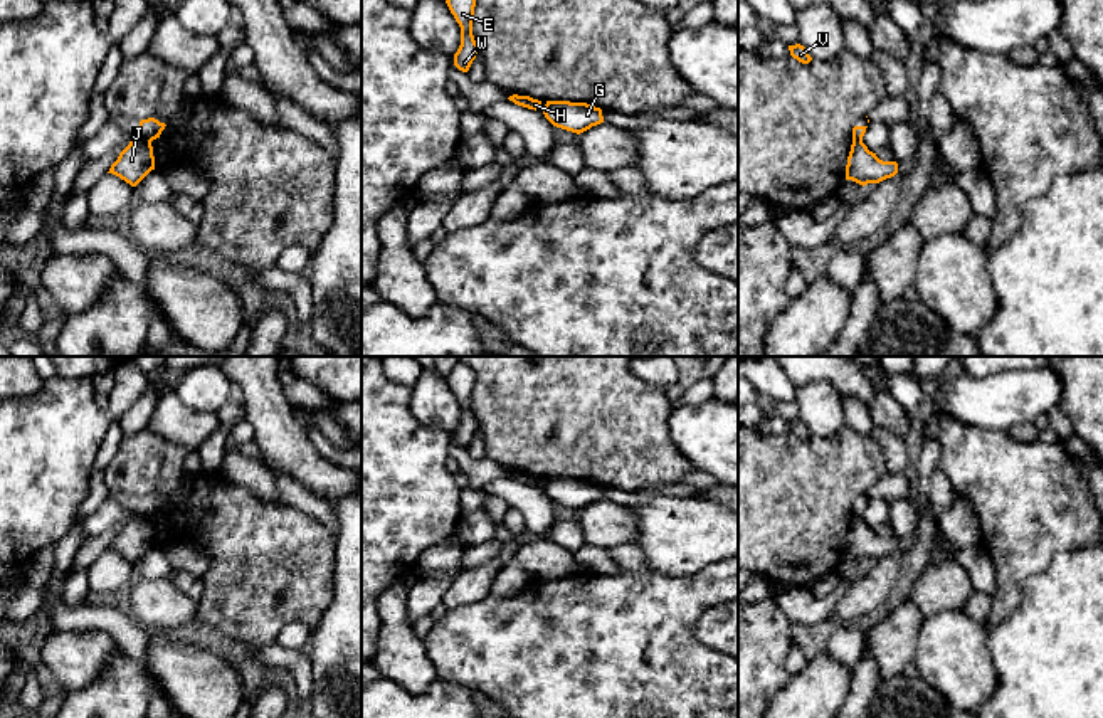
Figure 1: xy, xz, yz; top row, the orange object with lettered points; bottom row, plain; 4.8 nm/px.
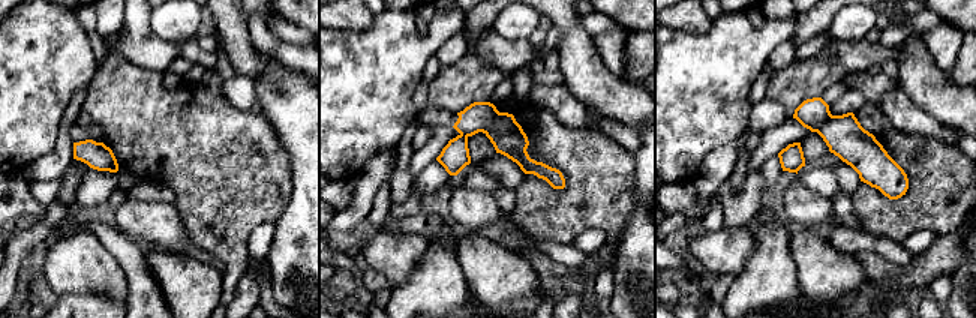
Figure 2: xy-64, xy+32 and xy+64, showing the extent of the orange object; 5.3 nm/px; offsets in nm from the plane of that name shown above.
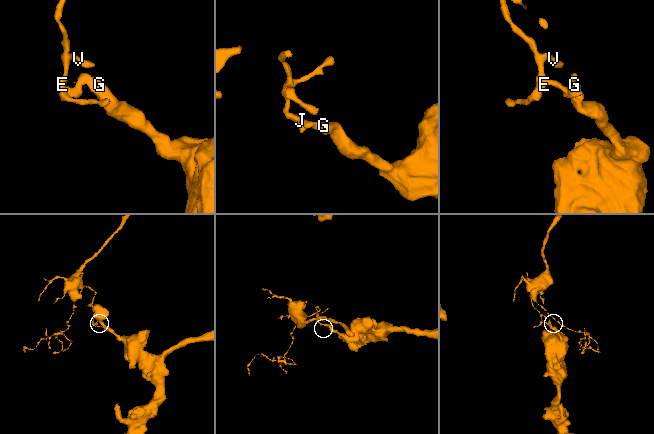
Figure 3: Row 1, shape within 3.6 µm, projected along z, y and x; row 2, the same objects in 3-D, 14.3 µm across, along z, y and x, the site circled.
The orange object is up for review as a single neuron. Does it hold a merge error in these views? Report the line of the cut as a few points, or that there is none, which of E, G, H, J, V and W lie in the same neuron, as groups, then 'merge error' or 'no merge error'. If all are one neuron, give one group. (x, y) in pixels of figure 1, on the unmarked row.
cut in xy along (131, 513), (150, 520); E J V W / G H; merge error

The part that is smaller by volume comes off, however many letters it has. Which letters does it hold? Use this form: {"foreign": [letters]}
{"foreign": ["E", "J", "V", "W"]}

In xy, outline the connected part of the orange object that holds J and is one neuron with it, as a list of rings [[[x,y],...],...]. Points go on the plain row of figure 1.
[[[131,515],[129,521],[119,530],[108,550],[136,563],[151,546],[155,546],[151,520]]]

